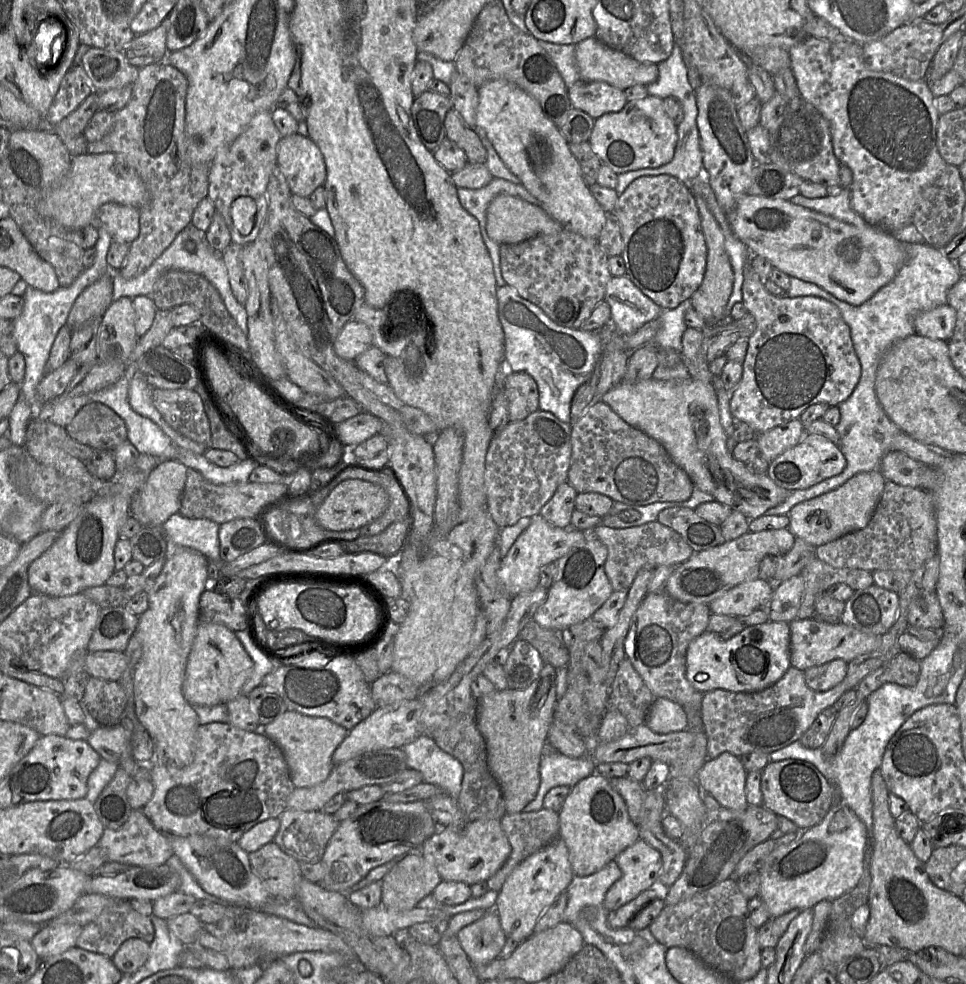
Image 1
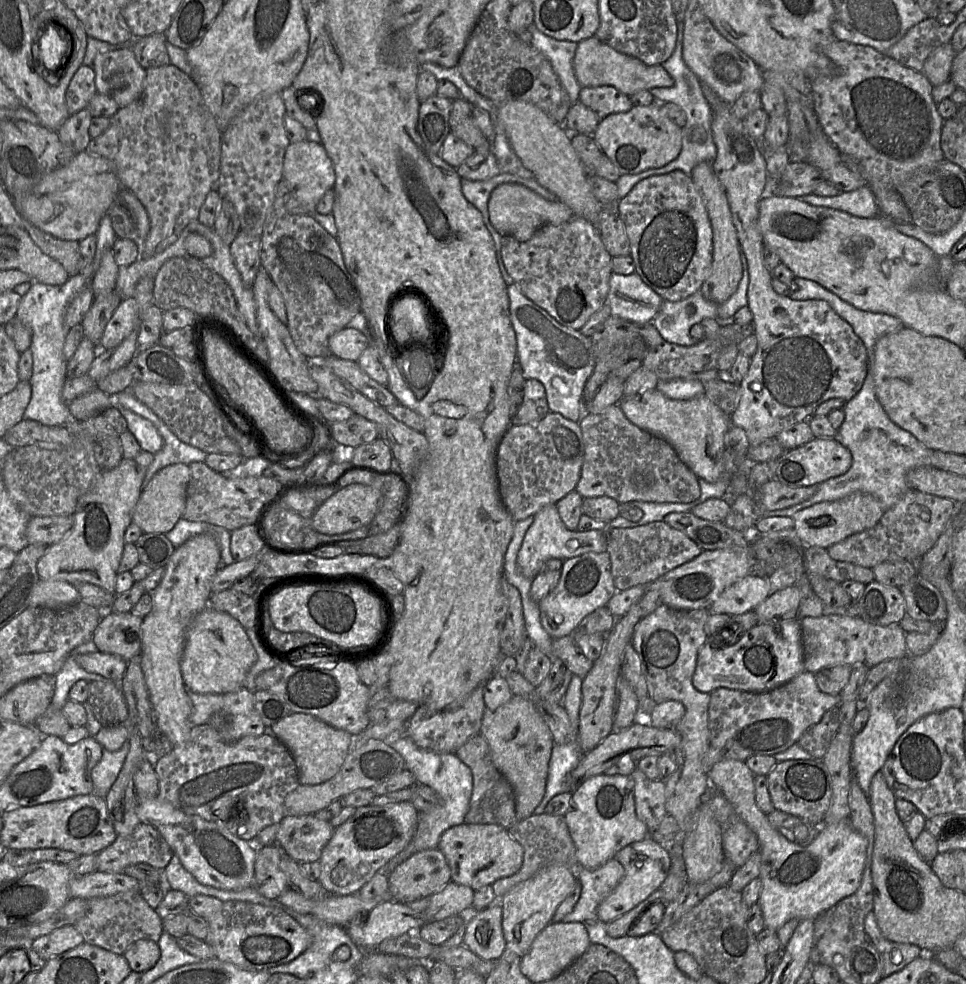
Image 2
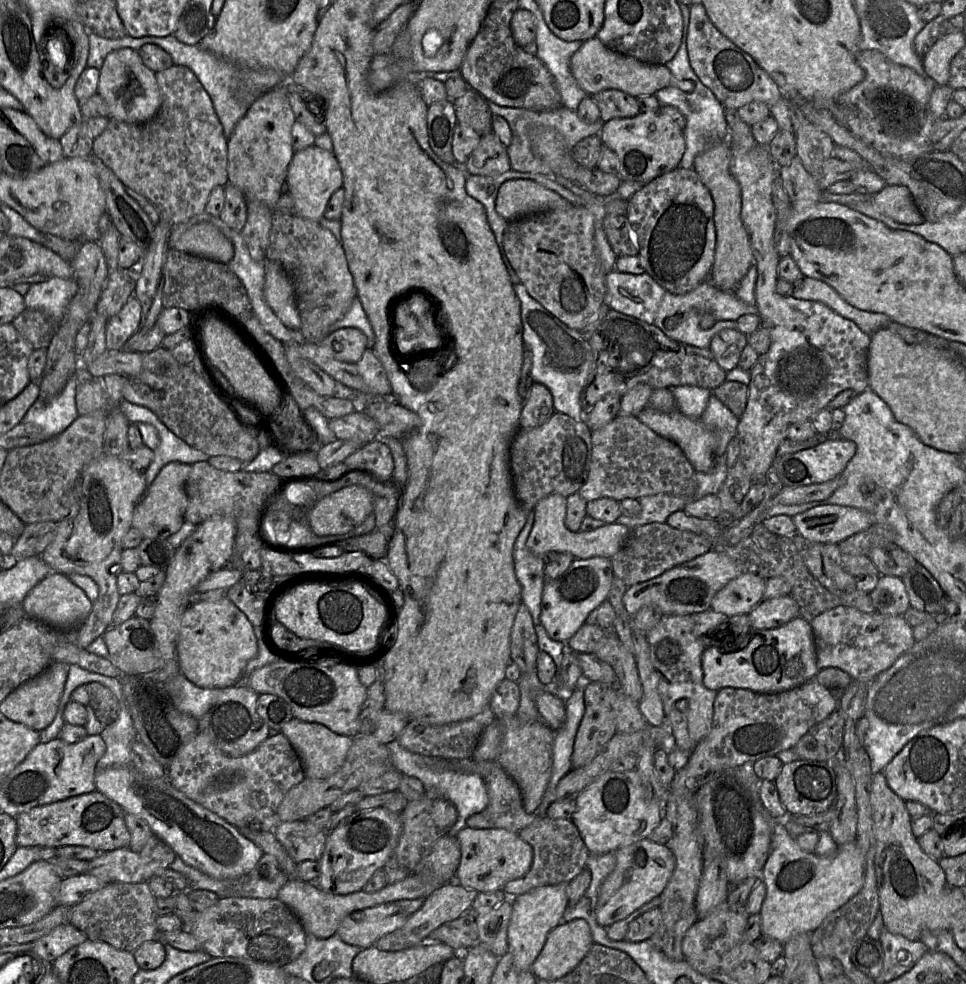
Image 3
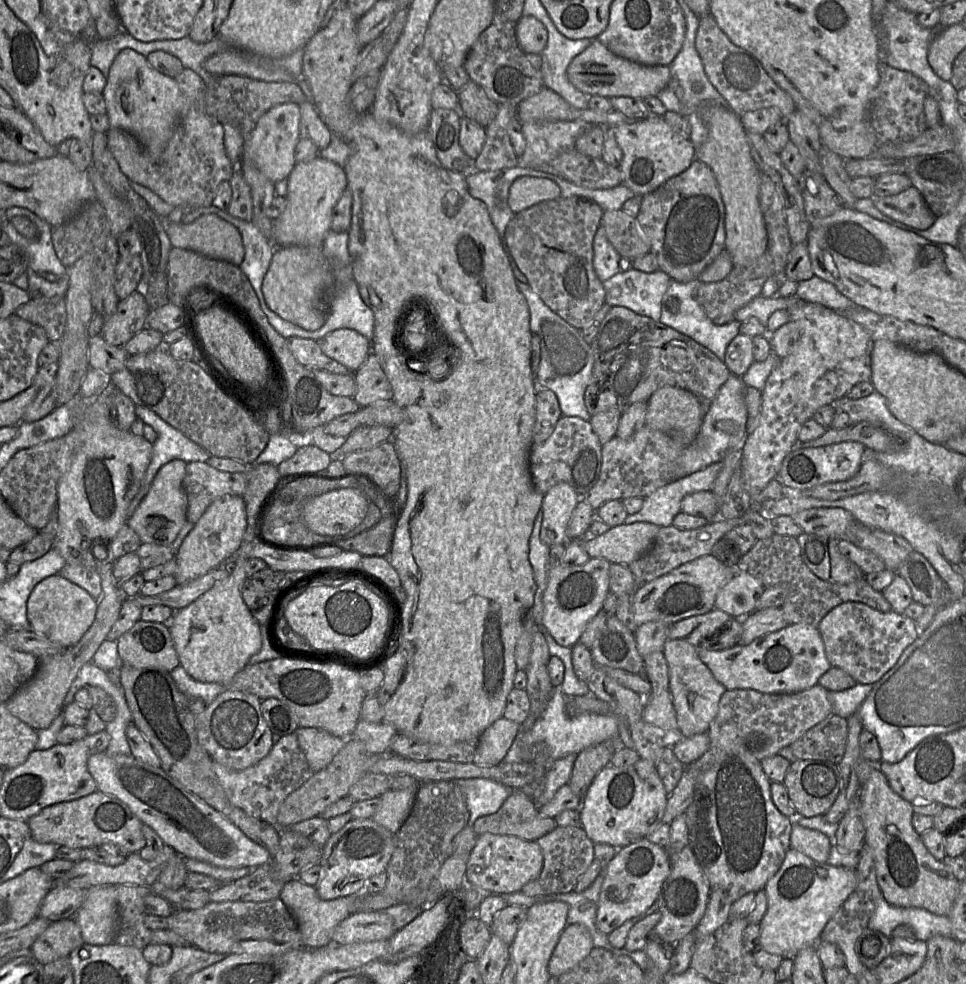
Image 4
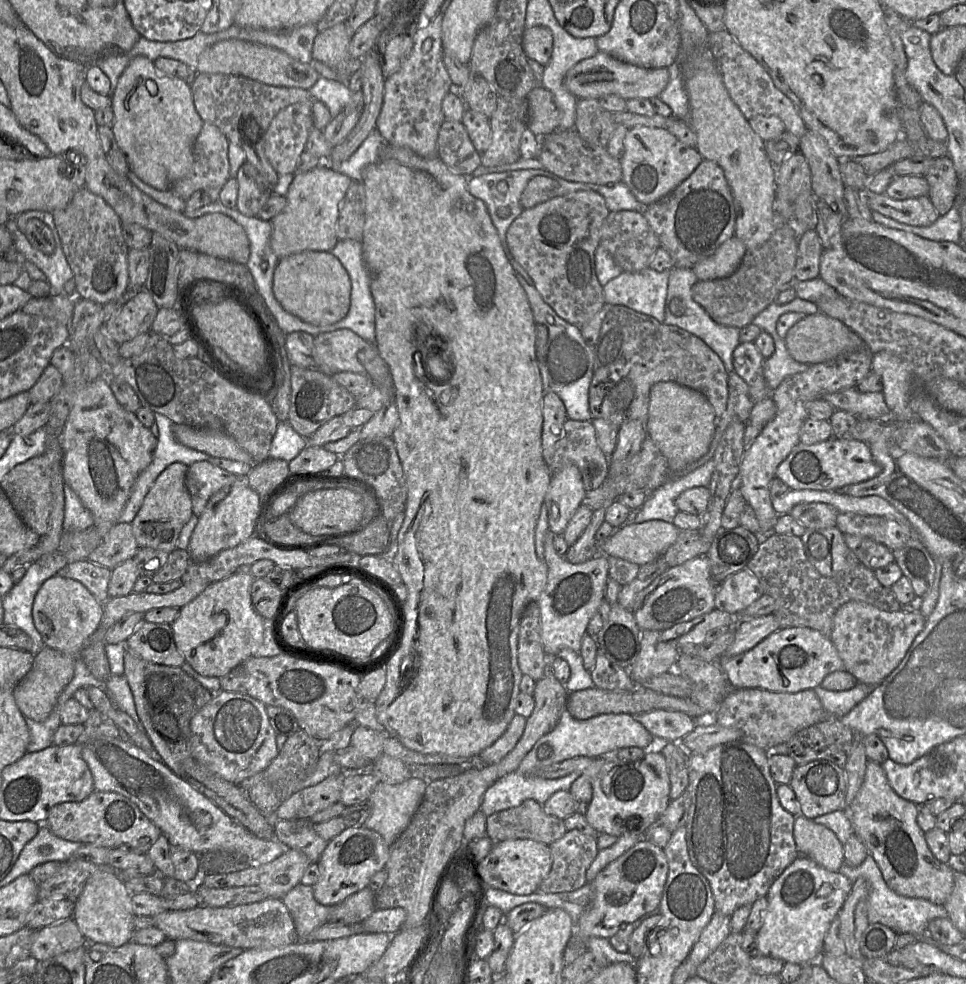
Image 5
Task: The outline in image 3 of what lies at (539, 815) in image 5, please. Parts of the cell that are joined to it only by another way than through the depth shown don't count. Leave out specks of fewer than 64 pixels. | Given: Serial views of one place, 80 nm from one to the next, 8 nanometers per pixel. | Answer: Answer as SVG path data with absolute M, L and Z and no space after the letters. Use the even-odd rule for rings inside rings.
M477 761L478 775L482 778L489 798L487 807L480 813L471 815L466 825L473 829L505 829L518 833L532 824L538 816L524 810L523 799L518 785L497 761Z

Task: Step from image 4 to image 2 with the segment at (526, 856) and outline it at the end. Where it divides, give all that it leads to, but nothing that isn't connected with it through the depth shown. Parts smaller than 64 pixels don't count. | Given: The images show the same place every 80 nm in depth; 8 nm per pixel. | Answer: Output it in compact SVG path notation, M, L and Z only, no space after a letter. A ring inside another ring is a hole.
M462 823L447 829L440 837L437 848L443 853L451 870L454 883L476 891L491 886L496 880L519 871L523 863L523 848L506 829L495 824Z

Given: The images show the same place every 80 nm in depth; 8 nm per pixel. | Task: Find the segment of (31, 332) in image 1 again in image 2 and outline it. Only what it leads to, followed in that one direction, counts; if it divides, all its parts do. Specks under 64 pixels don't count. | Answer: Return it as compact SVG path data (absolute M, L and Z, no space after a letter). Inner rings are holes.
M104 214L99 222L97 247L92 267L85 267L81 272L70 277L63 285L51 286L33 282L28 293L22 297L16 319L20 320L32 332L30 351L33 356L33 373L29 380L32 388L31 400L26 408L24 419L39 422L49 427L61 427L74 420L69 406L62 398L62 390L66 382L67 360L63 355L63 347L67 330L64 323L65 312L73 297L90 285L91 279L99 267L103 254L112 249L116 234L108 214Z

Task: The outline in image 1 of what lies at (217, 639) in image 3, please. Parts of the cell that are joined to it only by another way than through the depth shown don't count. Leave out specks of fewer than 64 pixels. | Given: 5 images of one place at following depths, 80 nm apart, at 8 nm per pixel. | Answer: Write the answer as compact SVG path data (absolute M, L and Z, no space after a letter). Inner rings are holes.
M201 623L185 668L183 695L192 706L227 704L242 694L252 672L253 660L233 631L222 624Z

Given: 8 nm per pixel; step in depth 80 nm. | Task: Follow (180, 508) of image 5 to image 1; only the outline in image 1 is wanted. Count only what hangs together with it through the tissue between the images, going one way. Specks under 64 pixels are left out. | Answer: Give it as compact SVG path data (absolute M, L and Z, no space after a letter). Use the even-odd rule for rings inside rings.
M175 460L159 461L147 477L141 490L133 496L130 513L143 527L161 528L175 513L179 513L183 496L187 467Z

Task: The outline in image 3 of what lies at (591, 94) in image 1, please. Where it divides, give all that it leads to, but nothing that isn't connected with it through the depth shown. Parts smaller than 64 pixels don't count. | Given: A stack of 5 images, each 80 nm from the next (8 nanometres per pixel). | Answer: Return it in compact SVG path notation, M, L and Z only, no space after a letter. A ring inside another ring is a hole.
M606 89L588 96L598 105L603 122L613 118L635 117L641 112L636 97L618 89Z

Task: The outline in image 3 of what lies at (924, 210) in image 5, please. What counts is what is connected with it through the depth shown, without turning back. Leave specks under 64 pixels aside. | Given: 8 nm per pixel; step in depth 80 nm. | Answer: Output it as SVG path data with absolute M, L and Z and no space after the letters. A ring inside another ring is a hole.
M886 185L873 195L877 209L899 223L922 224L925 218L917 208L911 192L905 186Z

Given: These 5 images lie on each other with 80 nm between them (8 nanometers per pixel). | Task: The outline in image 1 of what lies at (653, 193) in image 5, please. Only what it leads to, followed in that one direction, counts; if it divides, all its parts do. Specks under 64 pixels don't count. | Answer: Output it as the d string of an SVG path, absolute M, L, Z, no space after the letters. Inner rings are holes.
M648 95L643 99L628 101L619 112L609 112L597 118L588 141L602 164L621 174L659 168L669 163L673 159L677 140L677 125L666 113L664 100Z

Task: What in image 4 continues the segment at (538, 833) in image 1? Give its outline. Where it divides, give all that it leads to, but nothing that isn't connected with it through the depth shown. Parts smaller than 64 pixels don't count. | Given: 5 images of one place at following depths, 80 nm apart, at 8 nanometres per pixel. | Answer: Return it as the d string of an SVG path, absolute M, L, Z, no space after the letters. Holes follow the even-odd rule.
M557 826L550 833L536 840L543 854L543 867L540 875L521 889L527 896L543 896L572 892L579 879L594 861L594 842L583 828Z

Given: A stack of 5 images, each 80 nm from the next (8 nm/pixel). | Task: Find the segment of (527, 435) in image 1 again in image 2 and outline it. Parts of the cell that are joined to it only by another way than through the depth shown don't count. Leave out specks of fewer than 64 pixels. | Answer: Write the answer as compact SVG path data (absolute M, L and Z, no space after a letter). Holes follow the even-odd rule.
M549 412L536 423L511 424L502 436L496 452L496 473L501 500L514 521L534 516L548 504L555 504L575 490L584 461L584 441L579 421L571 421L557 412Z

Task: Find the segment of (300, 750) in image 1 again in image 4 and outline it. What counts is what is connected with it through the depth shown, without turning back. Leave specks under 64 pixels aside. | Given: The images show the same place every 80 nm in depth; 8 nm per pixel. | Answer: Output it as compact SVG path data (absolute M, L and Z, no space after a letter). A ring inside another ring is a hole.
M298 727L294 733L313 773L327 767L343 748L347 739L312 727Z

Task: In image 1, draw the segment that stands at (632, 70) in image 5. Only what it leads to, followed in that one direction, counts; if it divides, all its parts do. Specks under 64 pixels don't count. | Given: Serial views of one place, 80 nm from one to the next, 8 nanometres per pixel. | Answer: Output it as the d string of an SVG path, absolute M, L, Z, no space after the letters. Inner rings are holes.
M595 36L584 39L576 44L576 65L581 79L585 81L607 82L621 90L641 84L648 85L658 79L659 69L657 64L642 63L620 51L617 51Z

